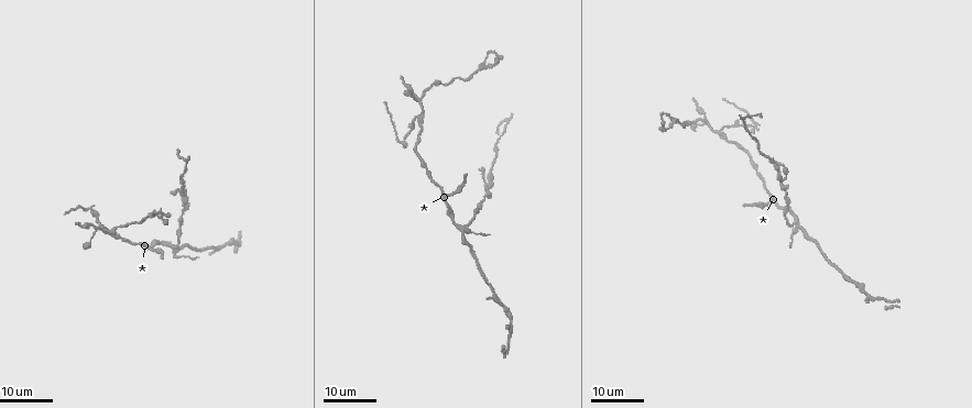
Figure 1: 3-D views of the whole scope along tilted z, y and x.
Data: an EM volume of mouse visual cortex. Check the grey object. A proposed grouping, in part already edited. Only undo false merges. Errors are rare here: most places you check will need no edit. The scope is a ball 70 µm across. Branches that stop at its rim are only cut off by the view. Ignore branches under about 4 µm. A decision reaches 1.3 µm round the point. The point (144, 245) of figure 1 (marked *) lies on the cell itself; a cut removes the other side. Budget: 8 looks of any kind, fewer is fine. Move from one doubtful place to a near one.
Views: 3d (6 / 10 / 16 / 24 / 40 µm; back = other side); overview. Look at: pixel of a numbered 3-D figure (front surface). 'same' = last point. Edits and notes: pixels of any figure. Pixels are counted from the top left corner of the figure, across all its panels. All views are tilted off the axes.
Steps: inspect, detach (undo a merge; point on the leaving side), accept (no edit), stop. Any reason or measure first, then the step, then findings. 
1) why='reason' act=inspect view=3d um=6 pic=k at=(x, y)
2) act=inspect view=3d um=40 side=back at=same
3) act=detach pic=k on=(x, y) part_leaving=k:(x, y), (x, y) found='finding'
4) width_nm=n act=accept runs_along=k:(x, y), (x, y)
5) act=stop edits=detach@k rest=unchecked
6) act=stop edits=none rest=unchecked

why='side arm on a straight run' act=inspect view=3d um=24 pic=1 at=(783, 180)

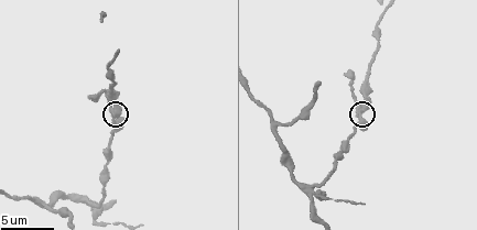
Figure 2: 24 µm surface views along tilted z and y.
act=inspect view=3d um=10 at=same

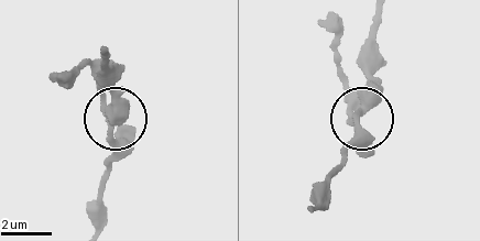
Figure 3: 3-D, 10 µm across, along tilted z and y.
act=accept found='all the same cell'

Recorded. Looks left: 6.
why='four-way junction' act=inspect view=3d um=24 pic=1 at=(754, 125)

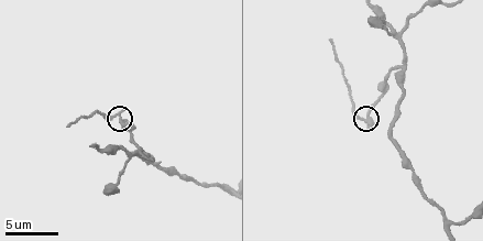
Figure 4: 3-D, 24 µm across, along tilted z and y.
why='closer look' act=inspect view=3d um=10 at=same

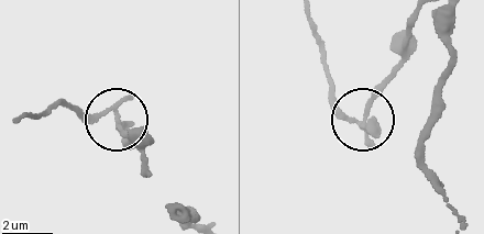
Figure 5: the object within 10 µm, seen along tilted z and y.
act=detach pic=5 on=(332, 104) found='two cells meet here'

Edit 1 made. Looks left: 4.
why='thin arm on a thick one' act=inspect view=3d um=6 pic=4 at=(398, 65)

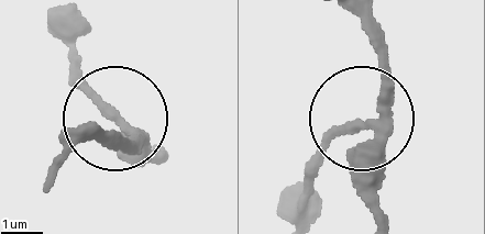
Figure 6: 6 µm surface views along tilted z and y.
act=accept runs_along=6:(373, 218), (379, 169), (362, 124), (307, 174) found='continuous, no second cell'

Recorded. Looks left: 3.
why='three-way junction' act=inspect view=3d um=10 pic=2 at=(94, 205)

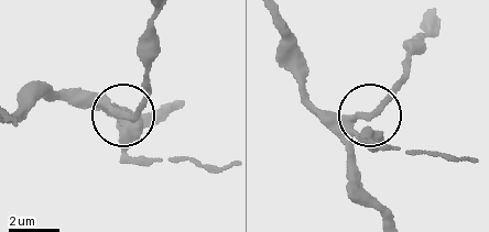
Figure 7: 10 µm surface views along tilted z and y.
width_nm=280 act=accept runs_along=7:(276, 10), (281, 52), (308, 100), (367, 118), (372, 146) found='continuous, no second cell'

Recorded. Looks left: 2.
act=stop edits=detach@5 rest=unchecked

